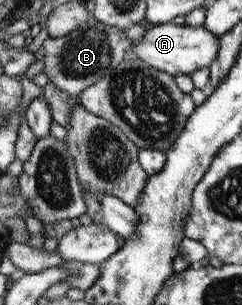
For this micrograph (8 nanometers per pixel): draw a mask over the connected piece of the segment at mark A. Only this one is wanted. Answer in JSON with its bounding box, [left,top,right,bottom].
[132,24,218,77]

